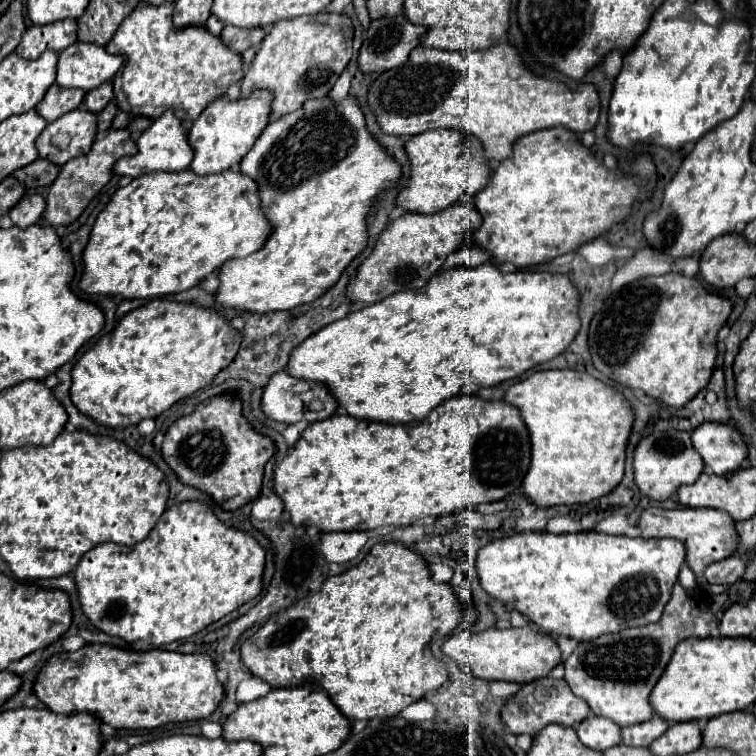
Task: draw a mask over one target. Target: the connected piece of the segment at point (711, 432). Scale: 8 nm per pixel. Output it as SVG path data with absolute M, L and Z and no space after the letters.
M707 423L691 433L693 447L705 461L705 467L715 475L725 475L743 465L747 459L747 443L743 435L729 425Z

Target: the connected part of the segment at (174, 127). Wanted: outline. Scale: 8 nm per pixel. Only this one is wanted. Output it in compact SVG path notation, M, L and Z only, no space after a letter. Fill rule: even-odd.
M165 113L163 117L155 119L153 125L143 131L143 135L137 141L139 151L135 155L123 157L115 163L115 171L119 175L129 175L129 177L141 177L145 173L151 171L183 171L187 169L187 165L191 165L191 145L187 141L187 127L177 121L177 117L173 113Z

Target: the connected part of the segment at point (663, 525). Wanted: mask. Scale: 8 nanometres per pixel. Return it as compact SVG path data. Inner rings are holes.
M649 507L643 511L639 519L639 527L643 529L641 537L673 537L683 541L687 549L687 565L695 571L697 584L706 589L708 582L705 582L703 571L707 565L727 559L735 553L735 521L731 515L723 513L723 509L659 509L659 507Z

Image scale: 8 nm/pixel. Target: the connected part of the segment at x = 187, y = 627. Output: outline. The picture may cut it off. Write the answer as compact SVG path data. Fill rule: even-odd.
M183 501L169 507L149 537L133 547L103 543L89 549L73 577L79 589L79 599L83 613L89 621L105 631L107 635L117 635L129 643L145 639L153 647L187 639L199 633L207 625L219 621L227 613L235 611L243 603L255 599L263 589L265 571L265 549L257 539L241 529L233 529L211 511L203 501Z

